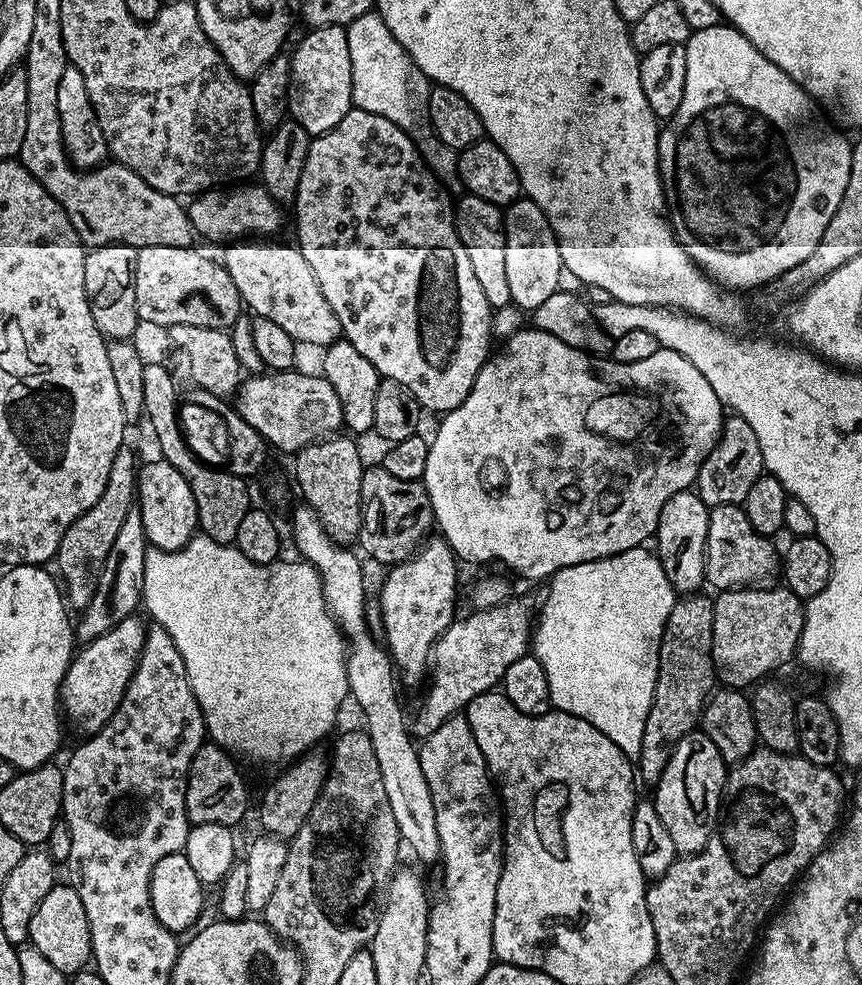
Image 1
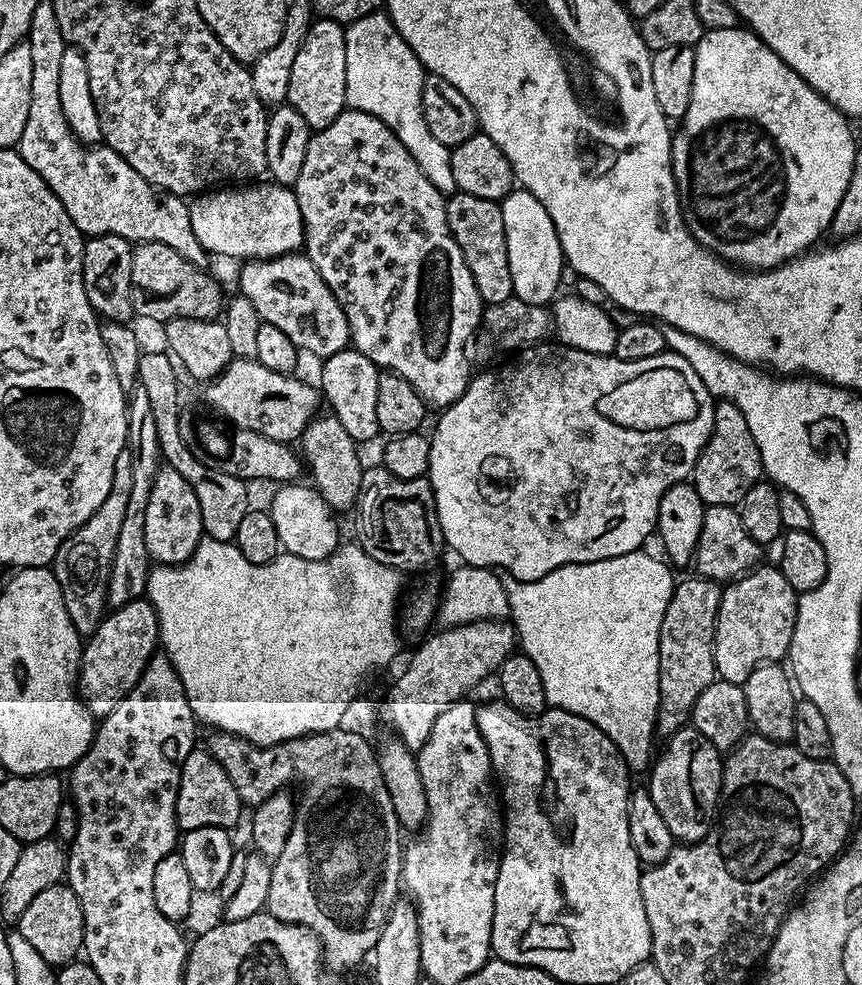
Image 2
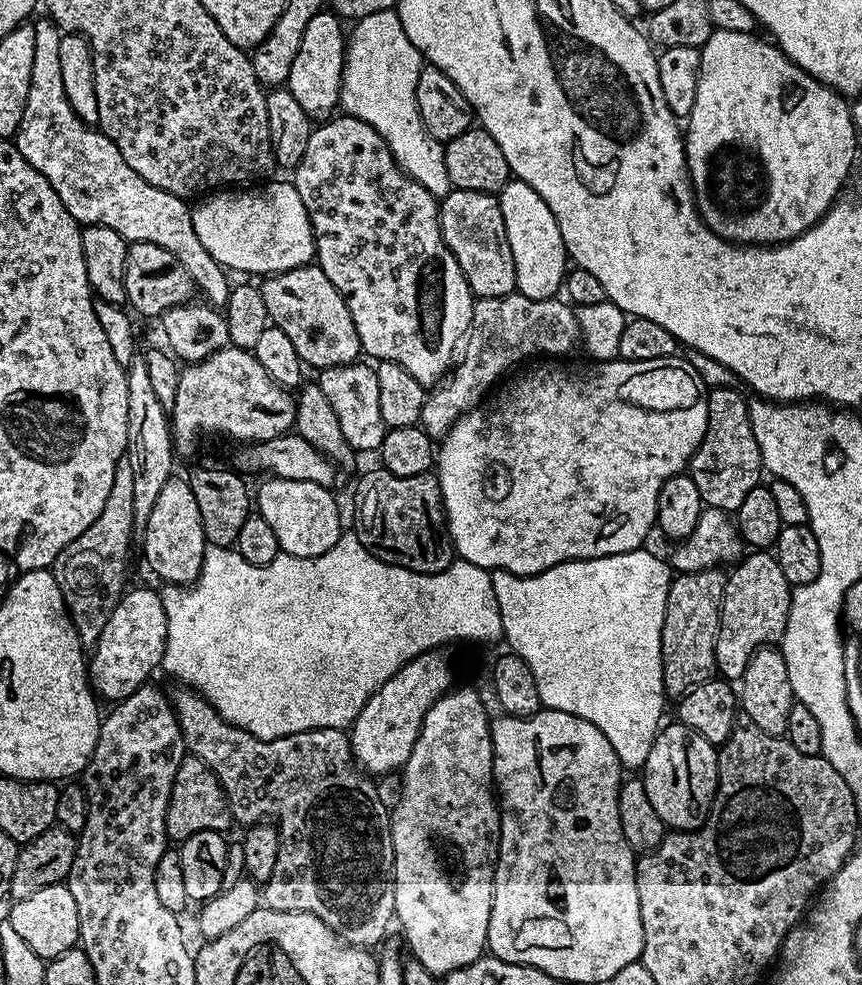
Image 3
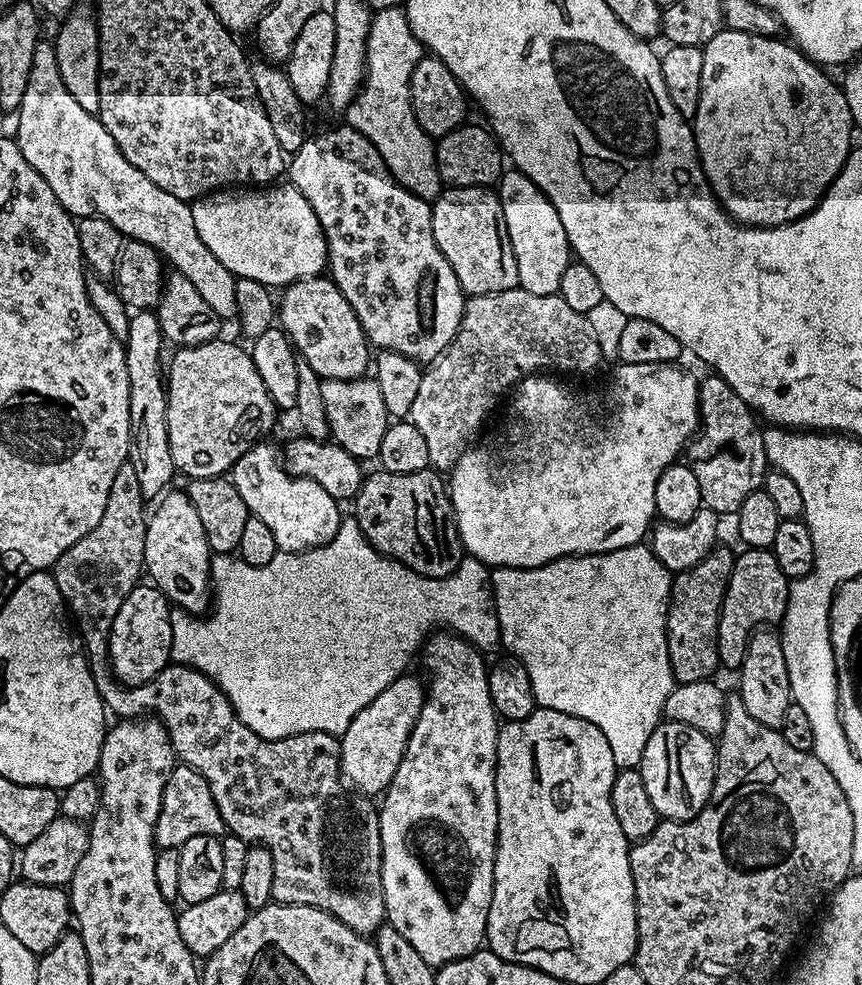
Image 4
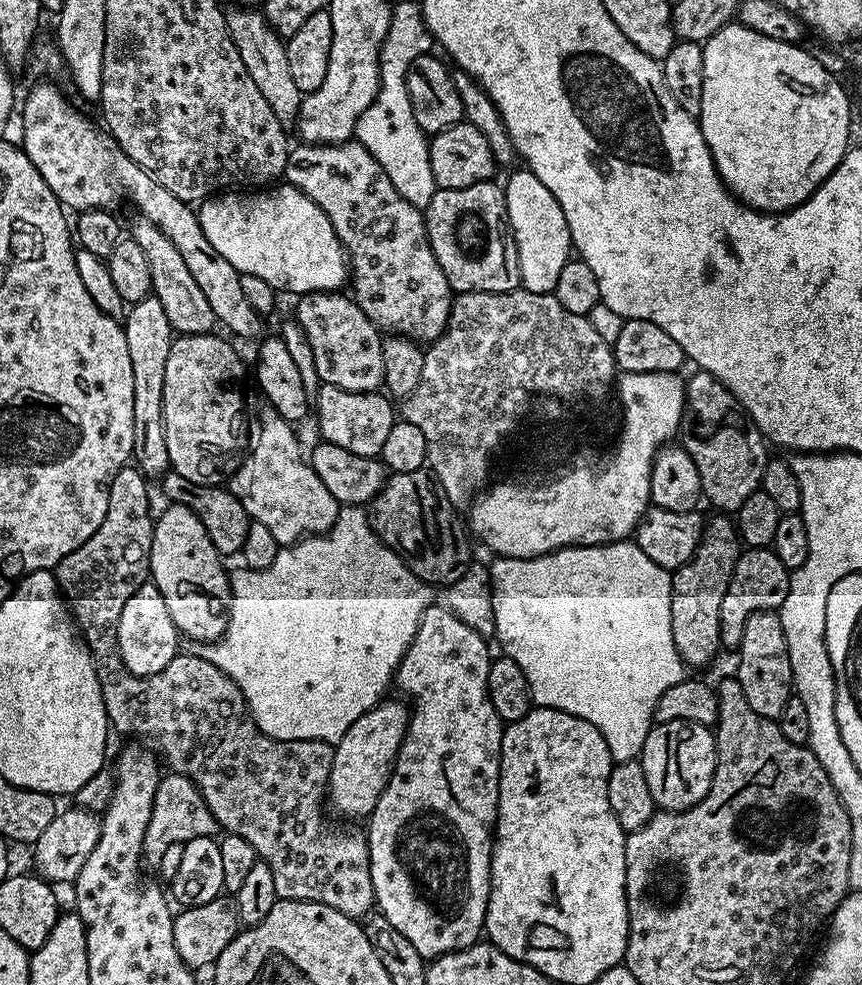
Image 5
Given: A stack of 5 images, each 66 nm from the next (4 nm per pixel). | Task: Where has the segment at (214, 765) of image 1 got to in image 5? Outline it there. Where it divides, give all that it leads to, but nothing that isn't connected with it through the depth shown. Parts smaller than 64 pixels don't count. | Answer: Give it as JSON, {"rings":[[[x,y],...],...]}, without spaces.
{"rings":[[[179,774],[161,775],[158,794],[154,796],[154,810],[150,814],[150,826],[146,826],[144,860],[152,863],[152,866],[159,865],[162,854],[166,854],[166,846],[183,844],[185,840],[203,836],[215,837],[217,832],[218,825],[214,814],[206,806],[194,781]]]}

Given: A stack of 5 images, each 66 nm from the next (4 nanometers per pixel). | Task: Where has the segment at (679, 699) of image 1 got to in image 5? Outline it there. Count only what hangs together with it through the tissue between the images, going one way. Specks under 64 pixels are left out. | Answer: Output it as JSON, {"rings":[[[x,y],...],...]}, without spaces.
{"rings":[[[716,514],[713,520],[705,523],[700,545],[693,556],[672,572],[670,630],[674,634],[674,646],[685,665],[704,668],[715,658],[716,651],[721,651],[720,607],[741,551],[735,523],[727,515]]]}

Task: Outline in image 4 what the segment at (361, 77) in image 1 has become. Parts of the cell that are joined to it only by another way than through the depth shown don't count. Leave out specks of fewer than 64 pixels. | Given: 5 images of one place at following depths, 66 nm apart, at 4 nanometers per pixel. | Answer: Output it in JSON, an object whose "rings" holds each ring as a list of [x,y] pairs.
{"rings":[[[403,7],[372,12],[369,37],[366,38],[364,81],[346,109],[348,116],[346,124],[347,127],[358,130],[375,146],[378,154],[382,154],[382,162],[386,162],[390,174],[403,188],[410,190],[418,198],[431,202],[442,191],[442,181],[436,165],[436,145],[433,137],[427,136],[422,126],[418,126],[418,118],[414,118],[414,110],[410,102],[412,71],[425,54],[424,45],[418,42],[418,38],[414,38],[410,30],[408,14]]]}

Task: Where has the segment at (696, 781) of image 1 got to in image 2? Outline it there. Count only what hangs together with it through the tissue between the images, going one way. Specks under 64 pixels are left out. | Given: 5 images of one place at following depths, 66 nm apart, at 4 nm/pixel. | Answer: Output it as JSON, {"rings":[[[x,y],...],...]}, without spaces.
{"rings":[[[691,726],[680,728],[673,736],[667,737],[666,744],[668,749],[661,756],[659,753],[651,765],[652,777],[646,781],[646,787],[648,793],[654,798],[654,806],[658,806],[658,814],[662,814],[666,826],[670,826],[673,841],[695,844],[709,832],[718,815],[718,805],[722,800],[720,795],[722,753],[699,730]]]}

